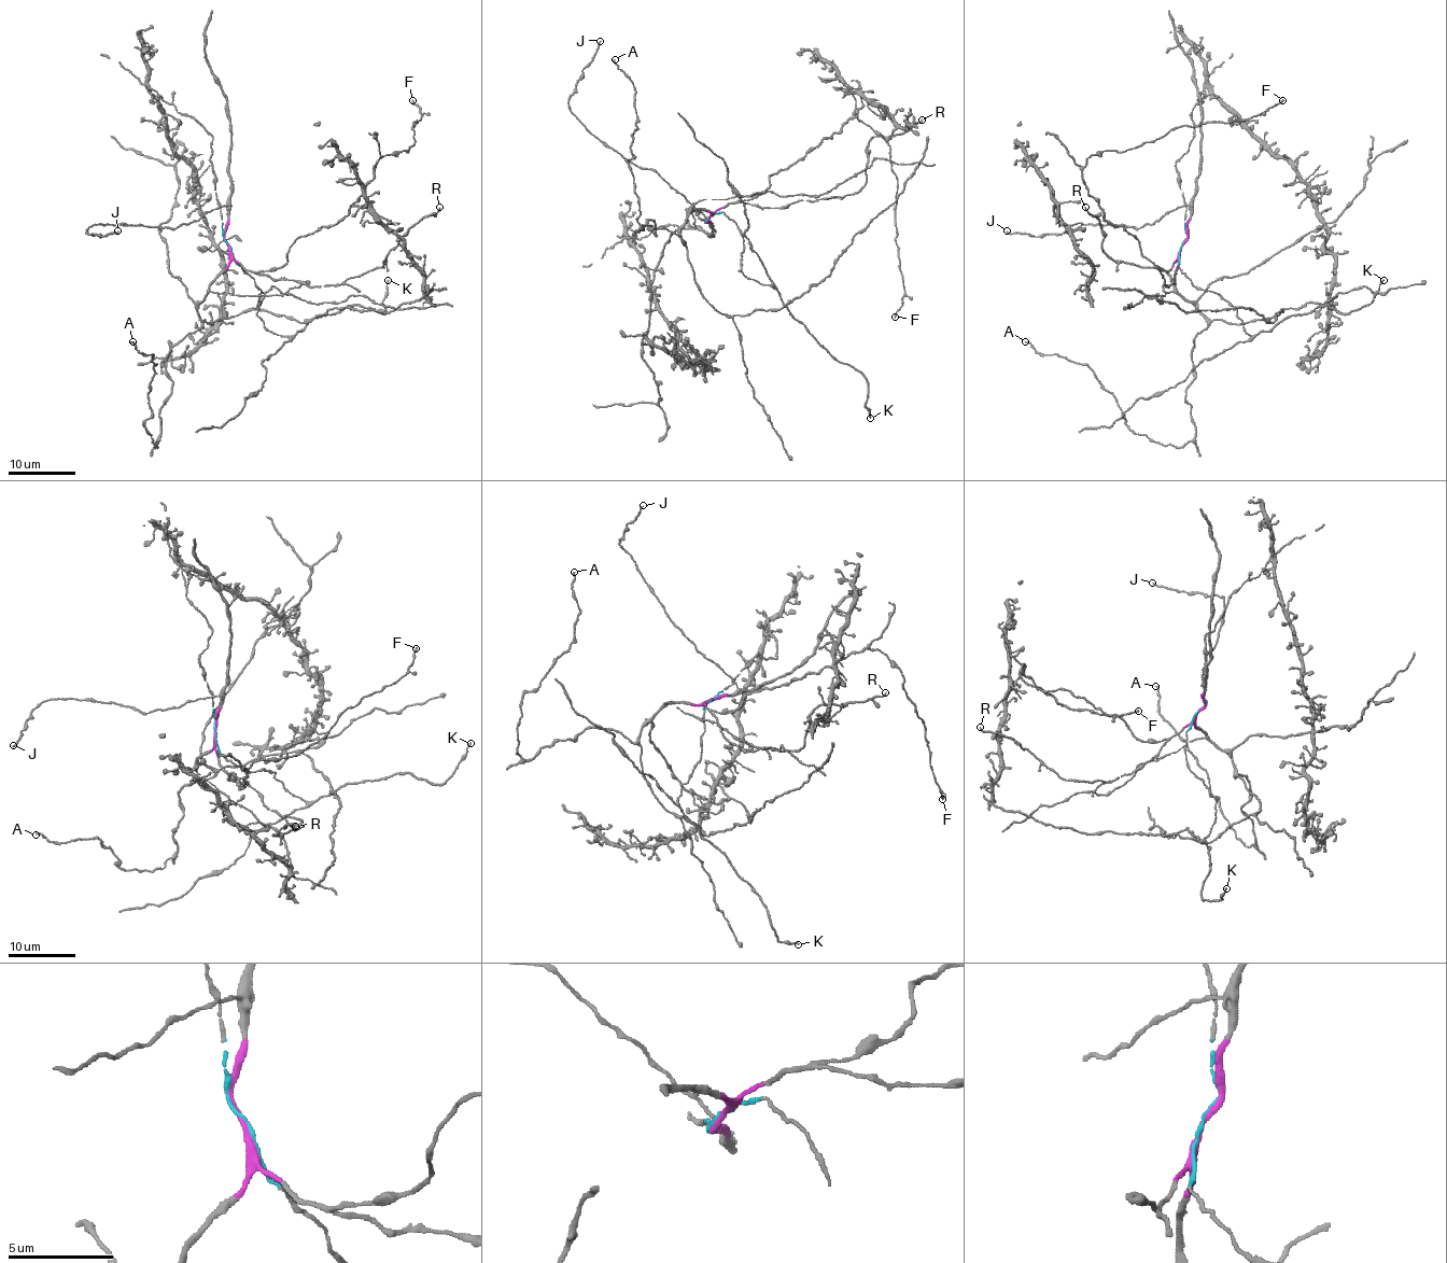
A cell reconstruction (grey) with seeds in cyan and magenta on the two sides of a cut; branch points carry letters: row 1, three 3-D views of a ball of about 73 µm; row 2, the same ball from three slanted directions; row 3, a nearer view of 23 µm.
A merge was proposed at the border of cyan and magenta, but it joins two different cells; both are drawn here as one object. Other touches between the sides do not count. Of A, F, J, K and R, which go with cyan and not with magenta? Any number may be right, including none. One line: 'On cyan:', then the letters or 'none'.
On cyan: K

